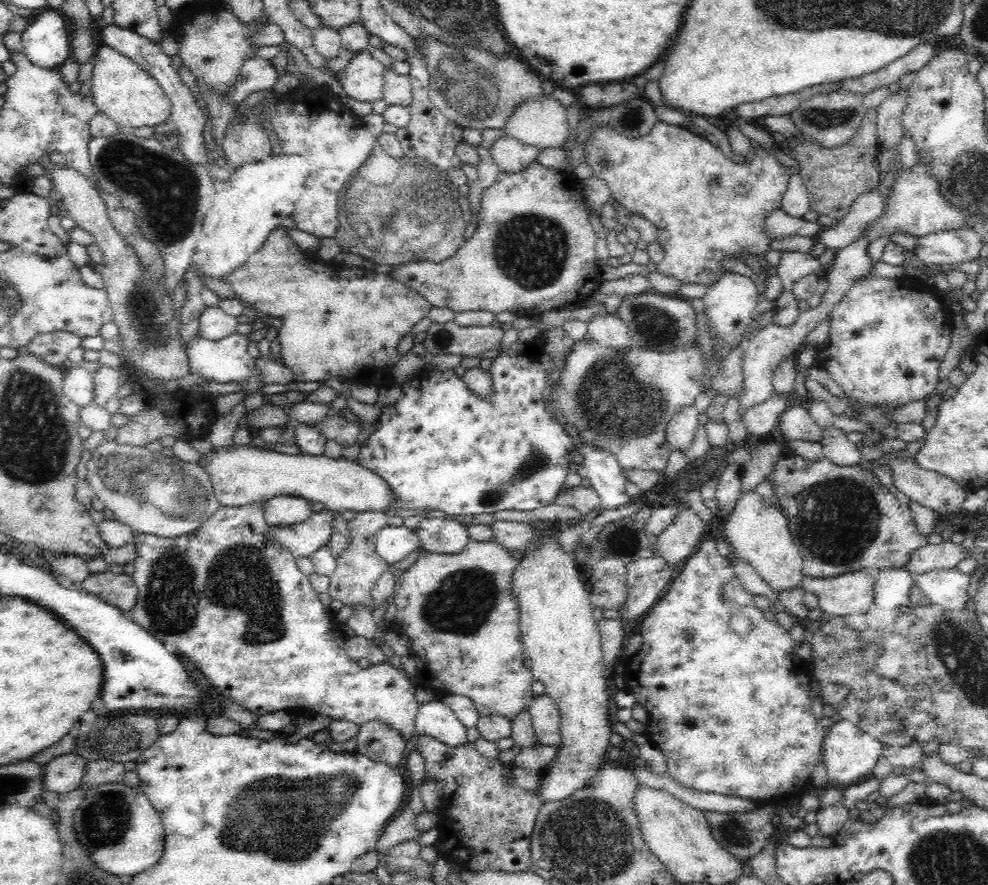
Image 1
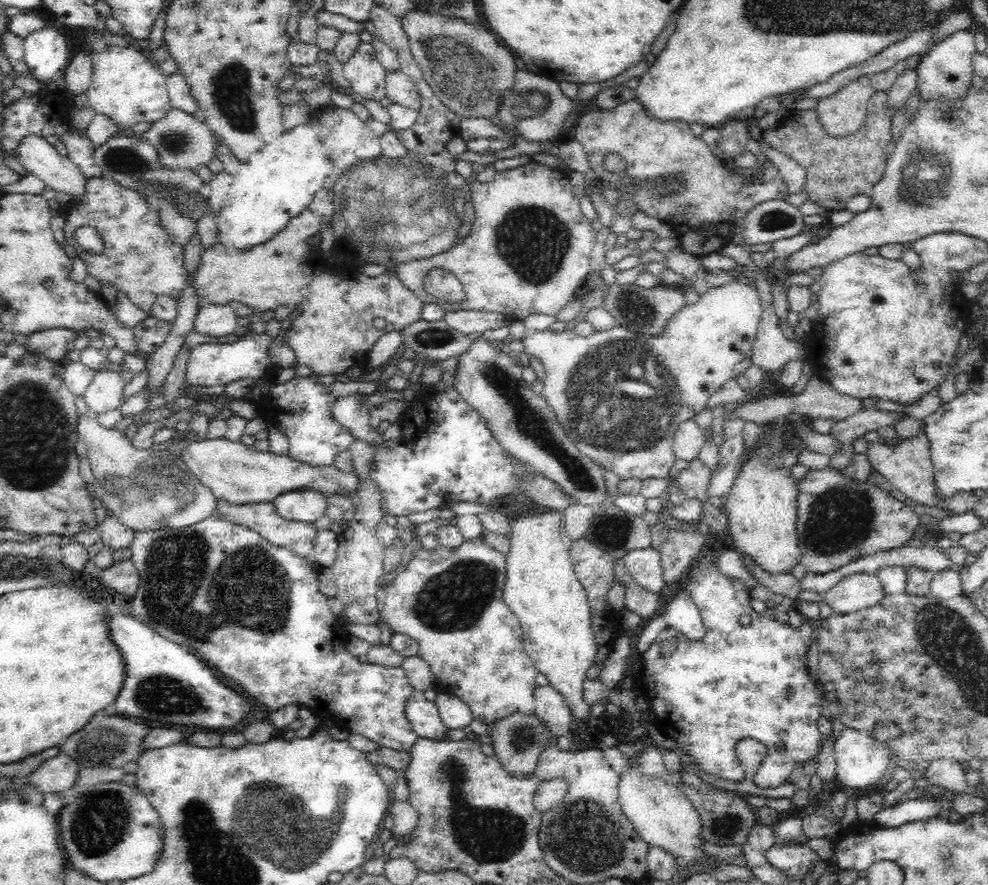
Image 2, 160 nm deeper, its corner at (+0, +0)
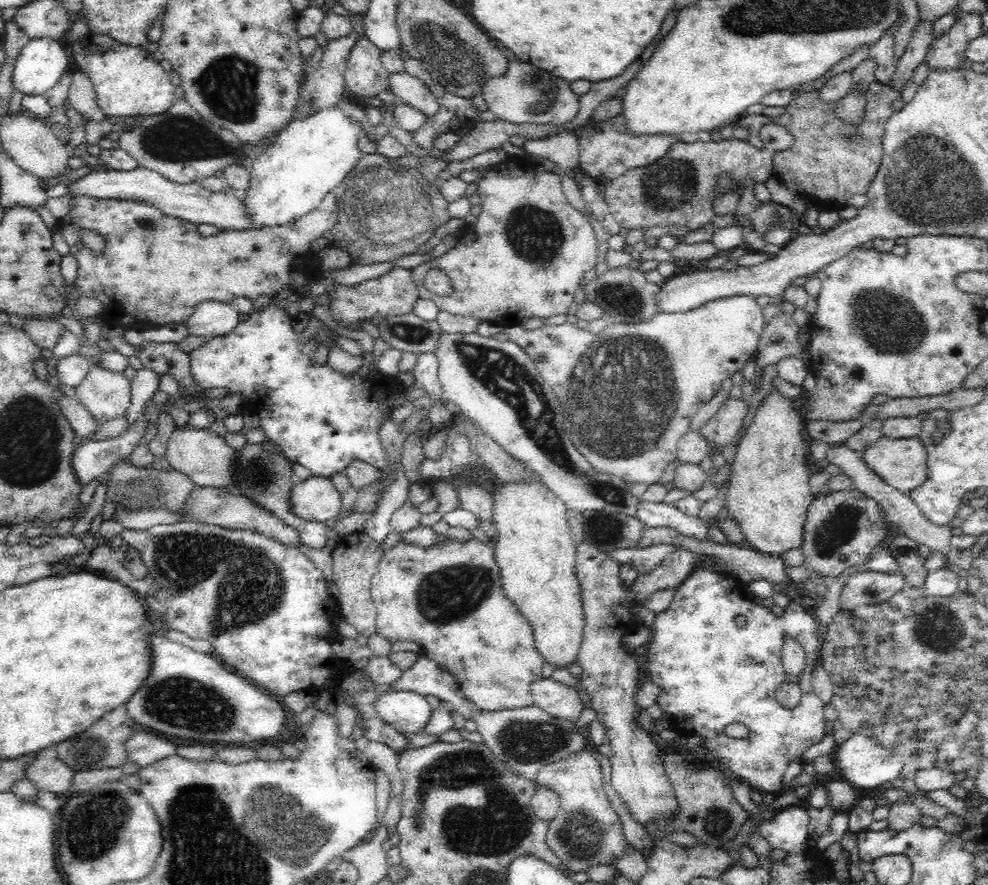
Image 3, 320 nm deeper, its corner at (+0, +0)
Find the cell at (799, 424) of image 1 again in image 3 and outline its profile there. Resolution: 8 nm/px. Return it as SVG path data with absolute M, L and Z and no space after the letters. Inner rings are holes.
M849 447L829 448L827 450L827 460L829 460L830 464L839 466L851 478L853 488L869 496L878 504L881 512L884 513L884 518L888 522L896 524L908 538L915 540L919 545L924 544L924 546L928 546L931 553L940 553L942 557L948 558L948 553L952 549L950 544L952 536L951 527L948 525L936 526L930 523L907 494L889 487L872 470L868 469L868 466L862 460L862 453L854 451Z

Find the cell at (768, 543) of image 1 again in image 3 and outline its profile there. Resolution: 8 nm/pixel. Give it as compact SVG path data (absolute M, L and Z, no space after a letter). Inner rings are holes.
M775 388L764 395L749 426L742 431L731 455L730 485L726 492L725 507L729 516L736 520L745 536L746 546L767 555L779 556L790 548L803 544L804 523L808 508L813 502L810 497L810 474L806 460L806 437L804 433L800 401L782 396Z

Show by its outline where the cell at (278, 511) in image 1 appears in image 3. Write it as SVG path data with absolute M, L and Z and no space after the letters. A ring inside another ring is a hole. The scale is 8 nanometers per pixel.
M308 477L291 490L292 512L304 517L333 524L342 512L342 498L332 481L324 477Z

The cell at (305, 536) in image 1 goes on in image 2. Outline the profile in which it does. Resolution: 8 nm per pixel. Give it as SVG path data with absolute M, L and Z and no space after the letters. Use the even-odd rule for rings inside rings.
M216 497L216 513L220 513L222 519L227 520L235 525L244 526L260 534L269 543L276 547L288 549L293 554L302 557L309 557L312 548L314 548L314 534L316 528L313 524L306 524L296 521L289 521L282 518L270 502L251 503L251 504L229 504L223 498Z

